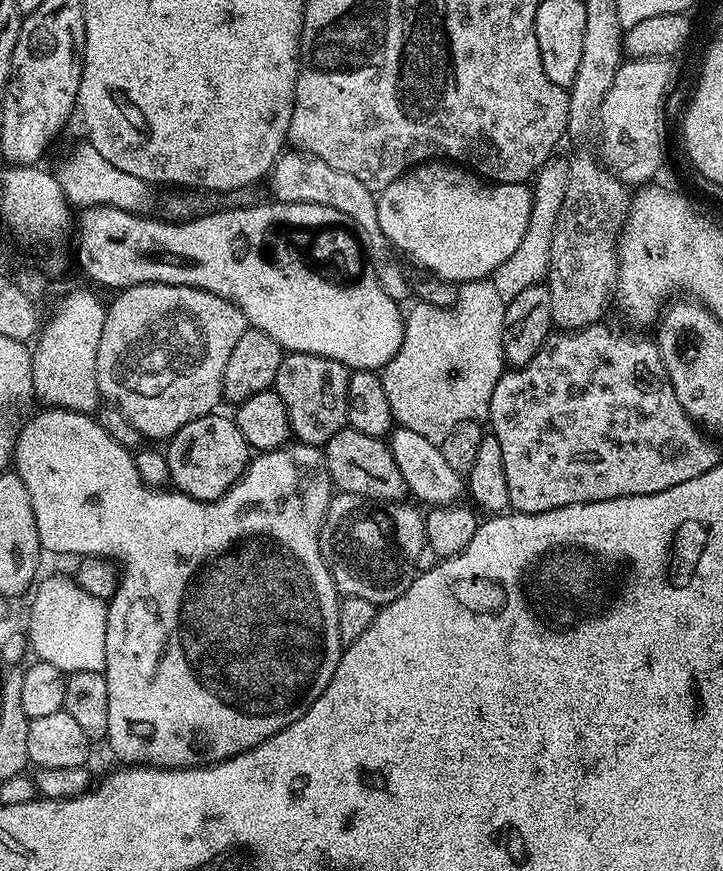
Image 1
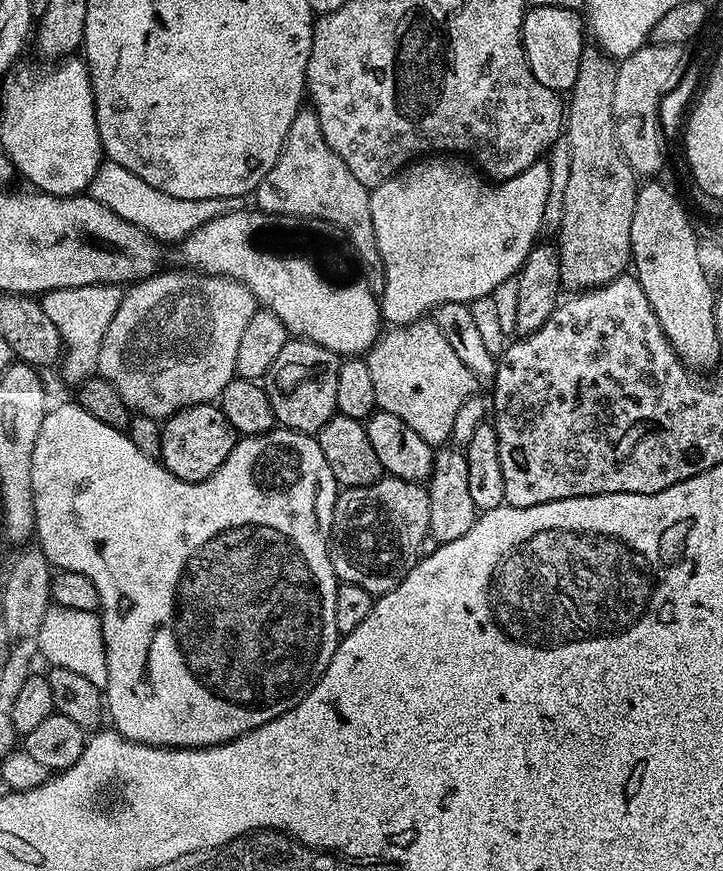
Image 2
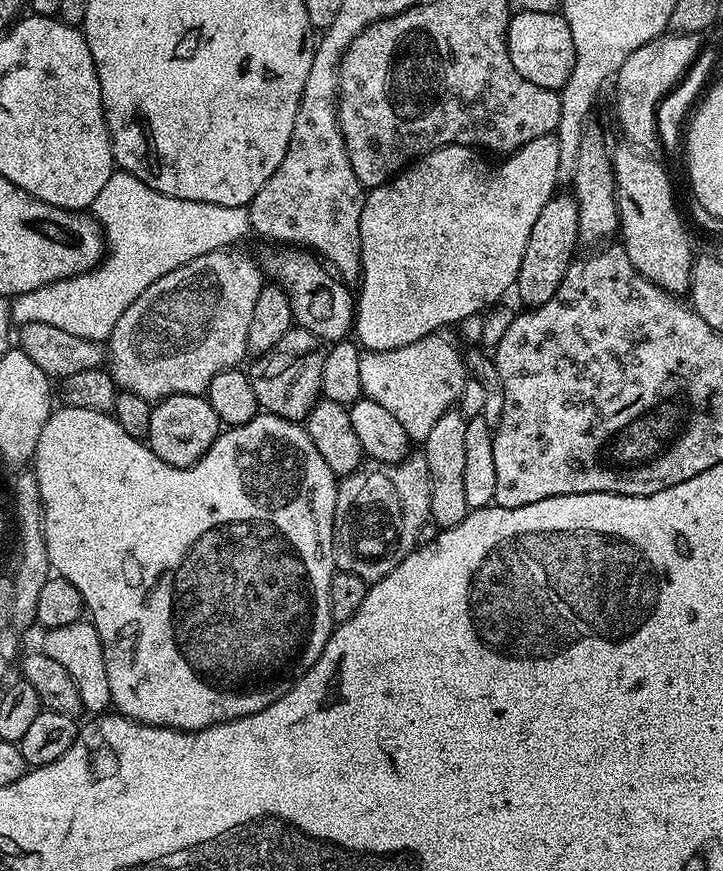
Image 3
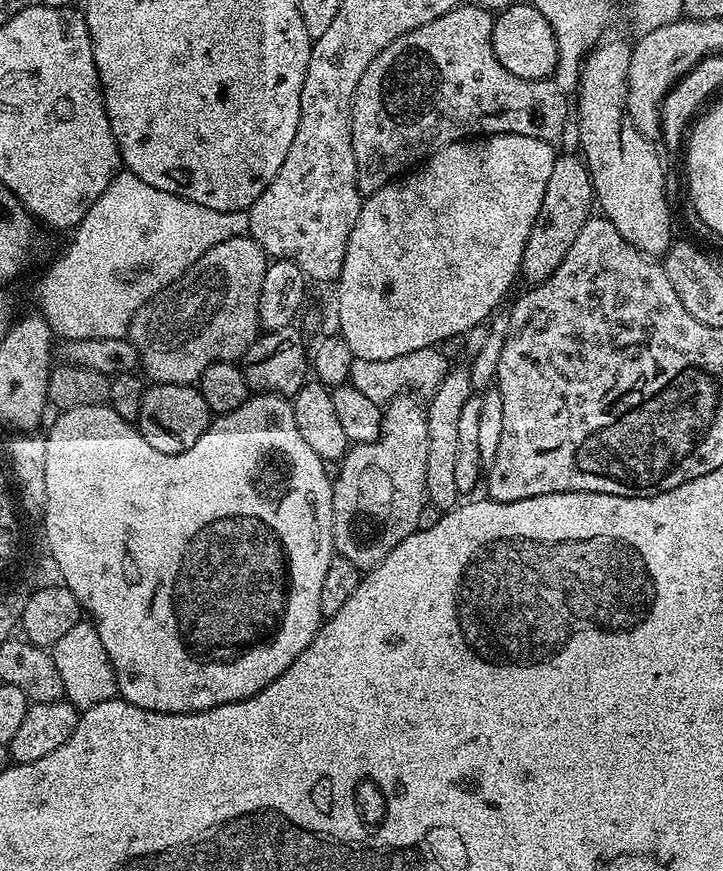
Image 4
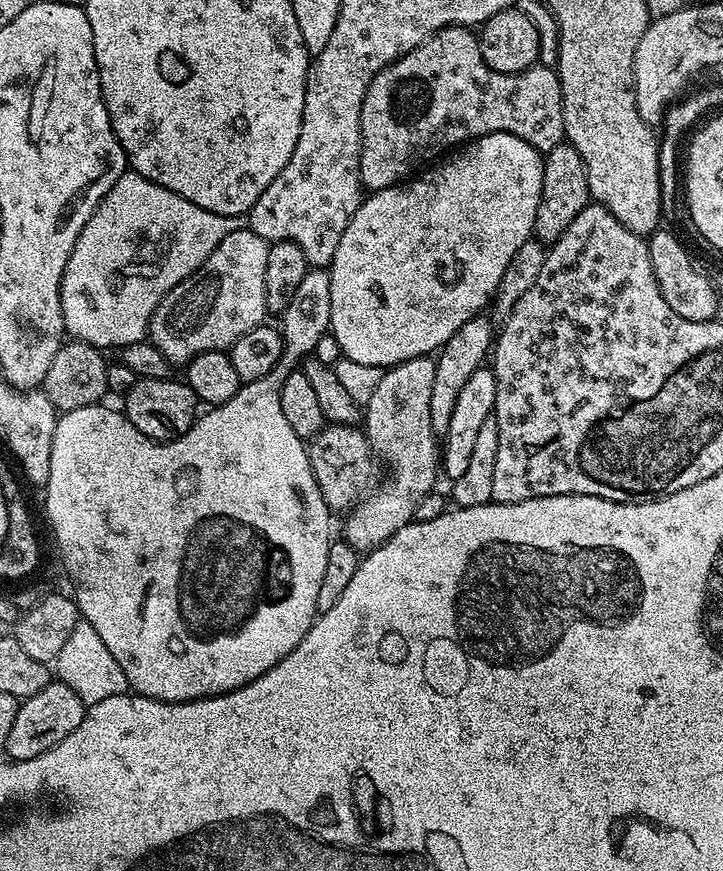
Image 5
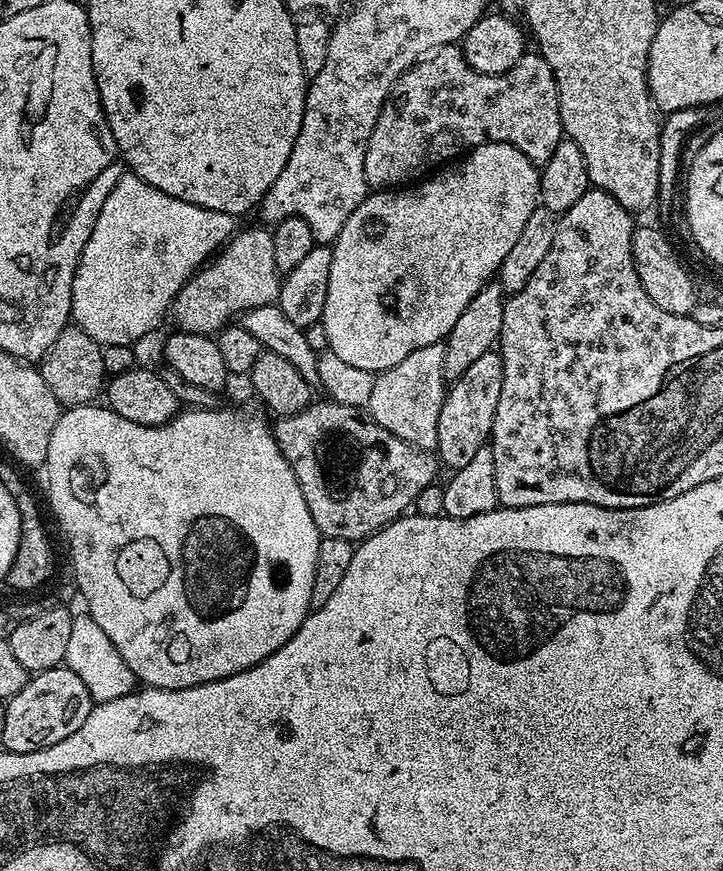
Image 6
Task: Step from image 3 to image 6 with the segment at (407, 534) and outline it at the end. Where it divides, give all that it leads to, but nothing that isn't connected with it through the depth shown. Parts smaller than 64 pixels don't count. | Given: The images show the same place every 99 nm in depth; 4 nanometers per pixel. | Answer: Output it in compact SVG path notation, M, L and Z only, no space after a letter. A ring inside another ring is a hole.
M443 343L422 346L373 379L367 415L390 434L410 442L421 450L435 449L438 442L438 414L442 414L442 402L446 391L444 379Z

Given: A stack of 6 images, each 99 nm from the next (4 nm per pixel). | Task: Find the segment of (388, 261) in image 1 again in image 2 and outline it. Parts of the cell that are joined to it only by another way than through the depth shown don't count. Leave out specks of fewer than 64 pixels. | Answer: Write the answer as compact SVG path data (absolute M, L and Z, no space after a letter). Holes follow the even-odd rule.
M301 110L290 130L286 130L286 142L266 178L256 187L255 207L272 216L299 216L301 220L321 222L325 220L348 235L360 264L364 267L363 279L374 290L383 289L384 268L380 265L380 255L374 238L374 222L370 218L370 189L330 150L326 138L322 138L322 128L318 126L316 113Z

